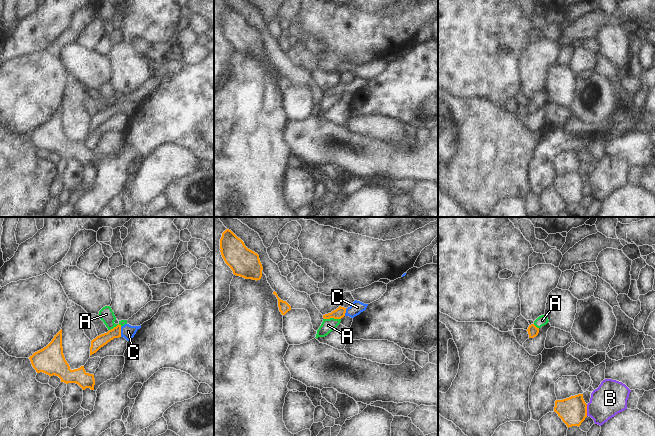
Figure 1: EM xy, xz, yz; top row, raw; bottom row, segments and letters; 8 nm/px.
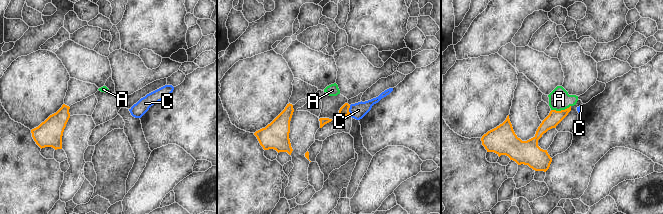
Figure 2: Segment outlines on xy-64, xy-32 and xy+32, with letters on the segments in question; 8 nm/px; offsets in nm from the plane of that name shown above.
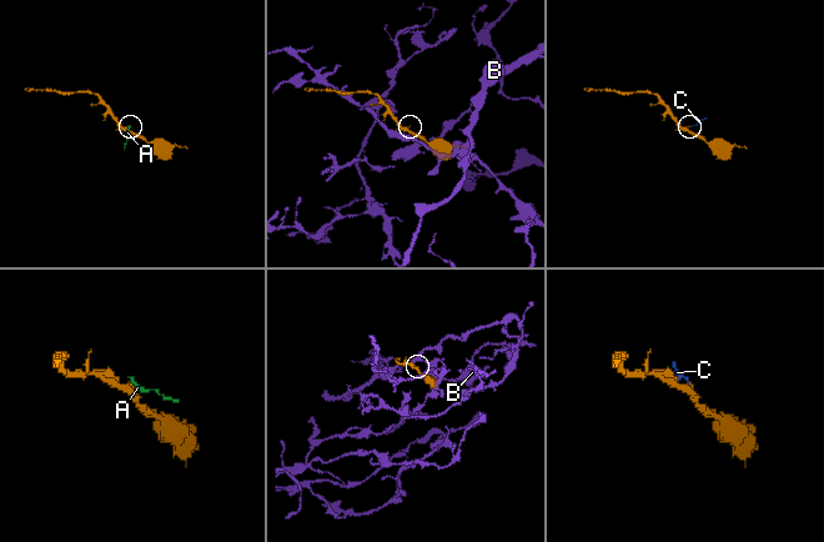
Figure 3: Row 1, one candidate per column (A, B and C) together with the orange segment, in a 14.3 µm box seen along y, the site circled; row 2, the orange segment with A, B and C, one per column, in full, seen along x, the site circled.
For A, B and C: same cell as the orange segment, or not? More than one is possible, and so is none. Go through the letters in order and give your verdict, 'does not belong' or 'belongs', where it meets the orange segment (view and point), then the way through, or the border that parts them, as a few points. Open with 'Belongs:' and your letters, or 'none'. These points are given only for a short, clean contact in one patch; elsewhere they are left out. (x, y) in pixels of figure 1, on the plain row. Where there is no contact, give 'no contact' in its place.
Belongs: C
A: does not belong; contact xz (332, 93); border xz (340, 94), (324, 95)
B: does not belong; contact yz (586, 186); border yz (586, 180), (587, 191)
C: belongs; contact xy (120, 108); way xy (101, 116), (113, 109), (120, 108), (127, 107)

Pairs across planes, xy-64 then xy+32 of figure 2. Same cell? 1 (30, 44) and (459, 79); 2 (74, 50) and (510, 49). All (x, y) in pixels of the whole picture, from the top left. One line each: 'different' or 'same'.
1: different
2: different

